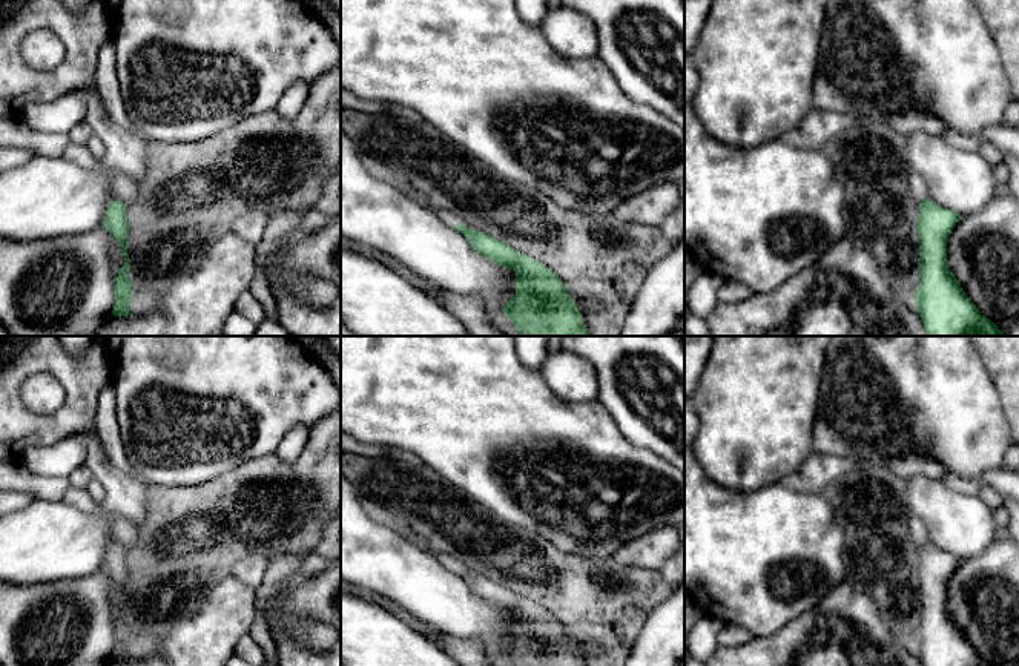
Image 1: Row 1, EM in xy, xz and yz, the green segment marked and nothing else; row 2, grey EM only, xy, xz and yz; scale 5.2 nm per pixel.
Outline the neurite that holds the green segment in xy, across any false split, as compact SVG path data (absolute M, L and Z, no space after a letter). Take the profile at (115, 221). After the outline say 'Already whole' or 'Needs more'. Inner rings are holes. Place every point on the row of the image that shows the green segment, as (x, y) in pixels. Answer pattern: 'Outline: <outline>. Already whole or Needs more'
Outline: M114 173L110 176L112 203L107 207L103 226L120 242L126 264L120 269L115 278L115 307L114 316L132 316L129 312L132 302L132 281L127 278L130 269L126 236L129 233L129 223L126 218L126 204L137 196L137 184L126 175Z. Needs more

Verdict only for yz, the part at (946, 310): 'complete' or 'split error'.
split error

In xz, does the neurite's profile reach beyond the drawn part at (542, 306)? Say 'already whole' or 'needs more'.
needs more

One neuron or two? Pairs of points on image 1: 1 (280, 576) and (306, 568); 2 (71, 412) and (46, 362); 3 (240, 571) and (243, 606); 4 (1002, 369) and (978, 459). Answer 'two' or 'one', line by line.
1: two
2: one
3: two
4: two

